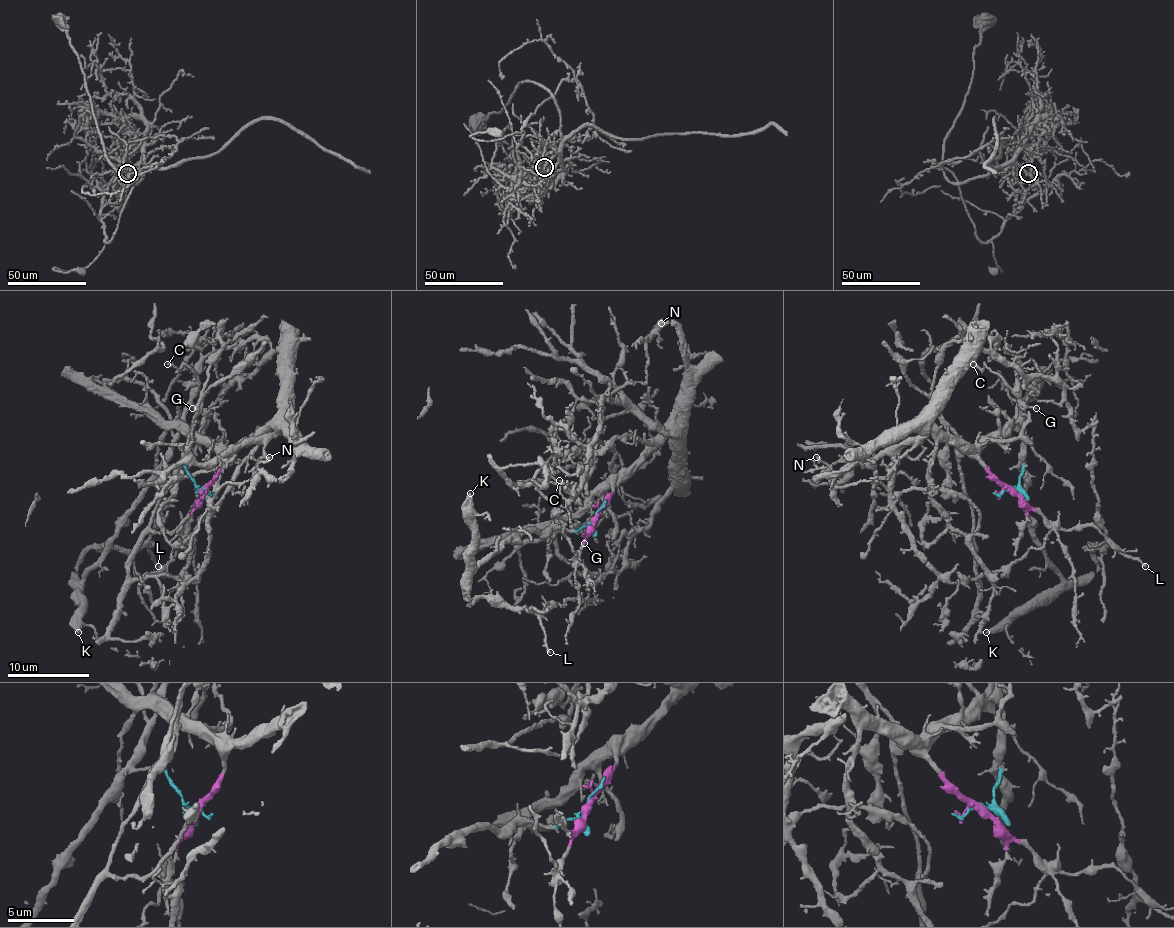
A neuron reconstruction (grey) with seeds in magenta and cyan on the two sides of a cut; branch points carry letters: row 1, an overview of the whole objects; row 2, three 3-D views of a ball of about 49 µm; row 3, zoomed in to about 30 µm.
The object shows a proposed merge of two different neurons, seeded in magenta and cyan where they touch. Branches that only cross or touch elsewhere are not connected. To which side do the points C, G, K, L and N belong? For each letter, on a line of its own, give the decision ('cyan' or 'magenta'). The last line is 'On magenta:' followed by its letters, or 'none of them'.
C: cyan
G: cyan
K: cyan
L: cyan
N: magenta
On magenta: N

